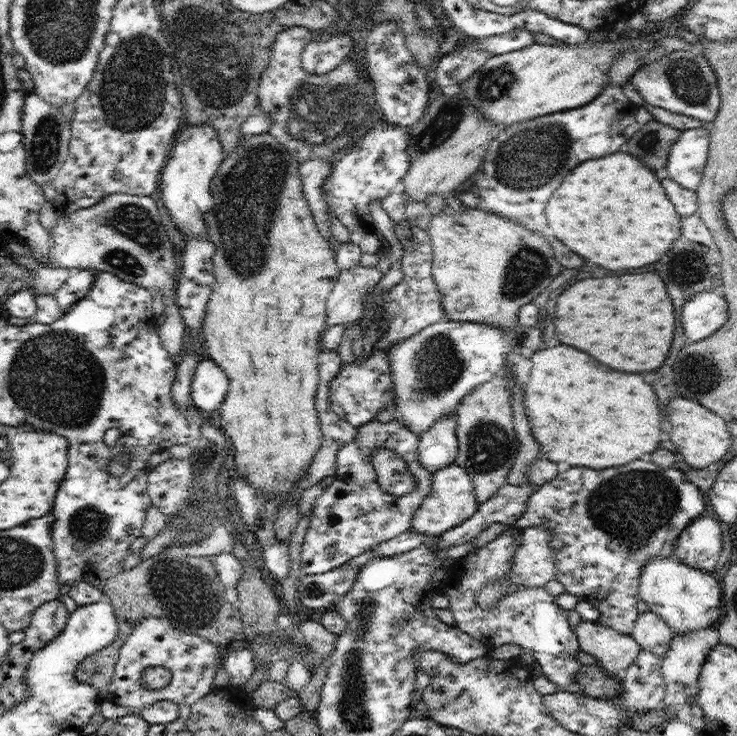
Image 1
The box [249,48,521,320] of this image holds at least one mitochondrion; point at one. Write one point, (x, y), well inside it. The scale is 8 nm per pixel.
(320, 117)

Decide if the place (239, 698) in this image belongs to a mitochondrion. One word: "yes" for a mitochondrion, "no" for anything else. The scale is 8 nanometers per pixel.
no

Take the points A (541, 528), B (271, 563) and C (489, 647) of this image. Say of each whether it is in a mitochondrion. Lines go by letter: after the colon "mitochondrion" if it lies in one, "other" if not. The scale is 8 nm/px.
A: other
B: other
C: other

